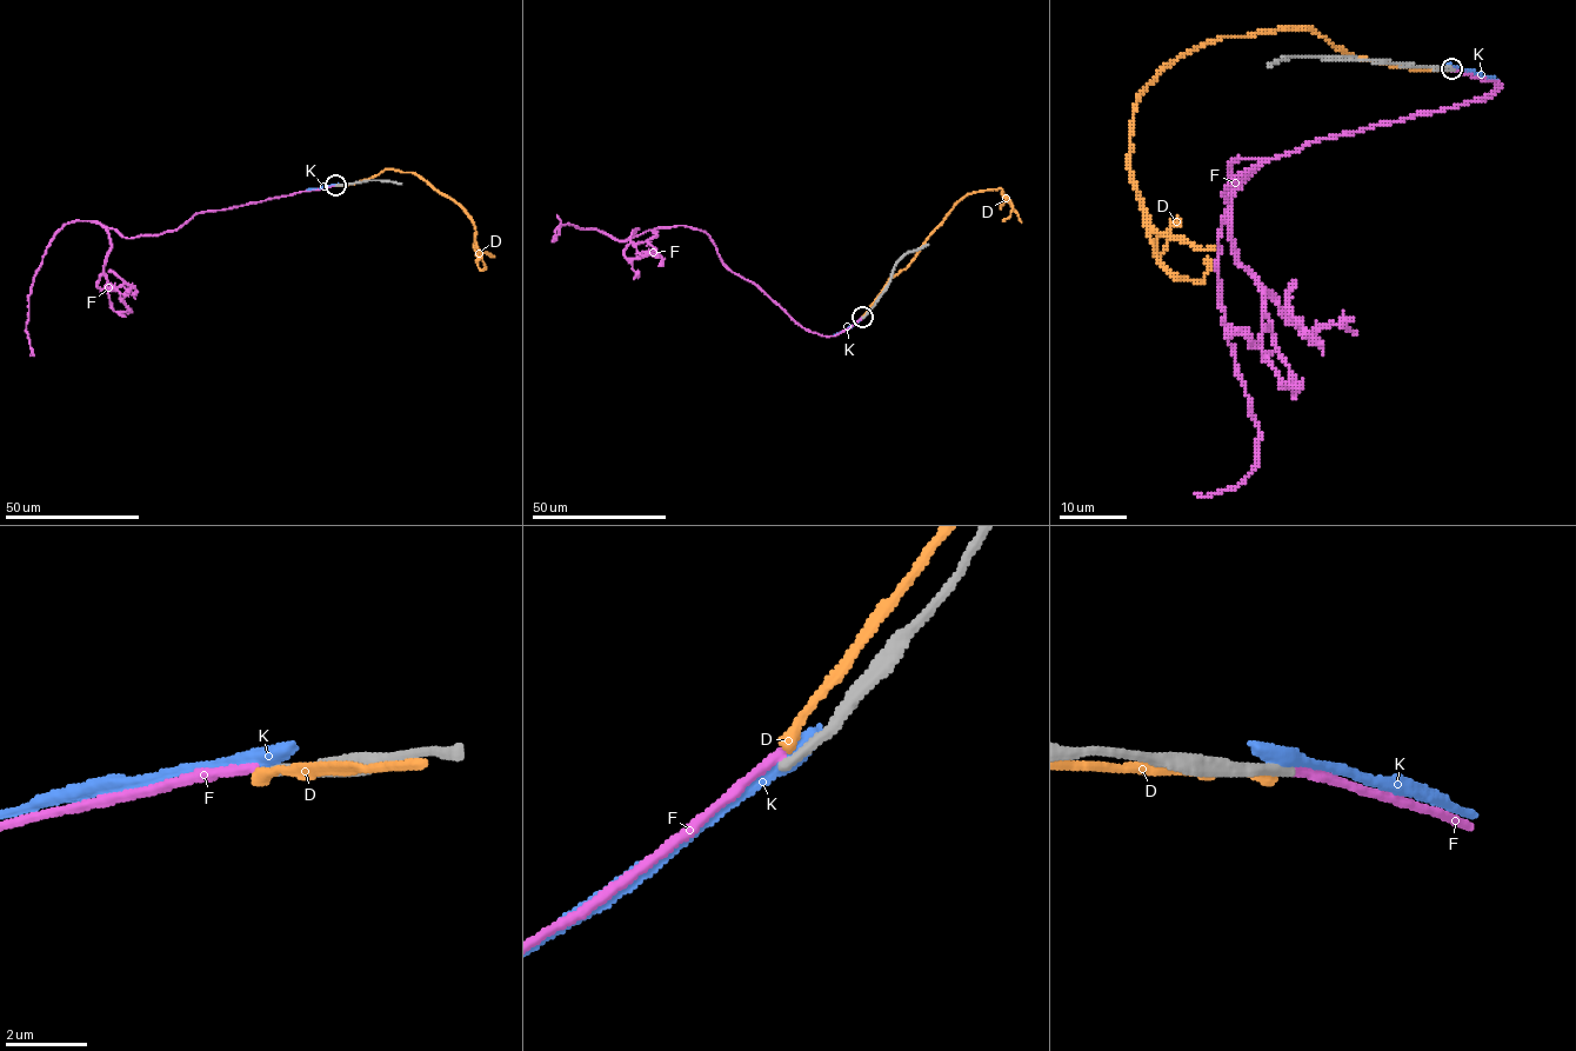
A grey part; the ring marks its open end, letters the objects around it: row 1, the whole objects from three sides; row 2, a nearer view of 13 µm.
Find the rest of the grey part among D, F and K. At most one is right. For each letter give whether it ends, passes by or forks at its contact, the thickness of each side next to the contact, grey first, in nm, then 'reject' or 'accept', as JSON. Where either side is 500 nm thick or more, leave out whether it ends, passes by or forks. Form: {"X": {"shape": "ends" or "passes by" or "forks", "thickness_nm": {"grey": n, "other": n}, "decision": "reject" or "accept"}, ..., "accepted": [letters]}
{"D": {"shape": "ends", "thickness_nm": {"grey": 280, "other": 300}, "decision": "reject"}, "F": {"shape": "ends", "thickness_nm": {"grey": 260, "other": 240}, "decision": "reject"}, "K": {"thickness_nm": {"grey": 320, "other": 550}, "decision": "reject"}, "accepted": []}

